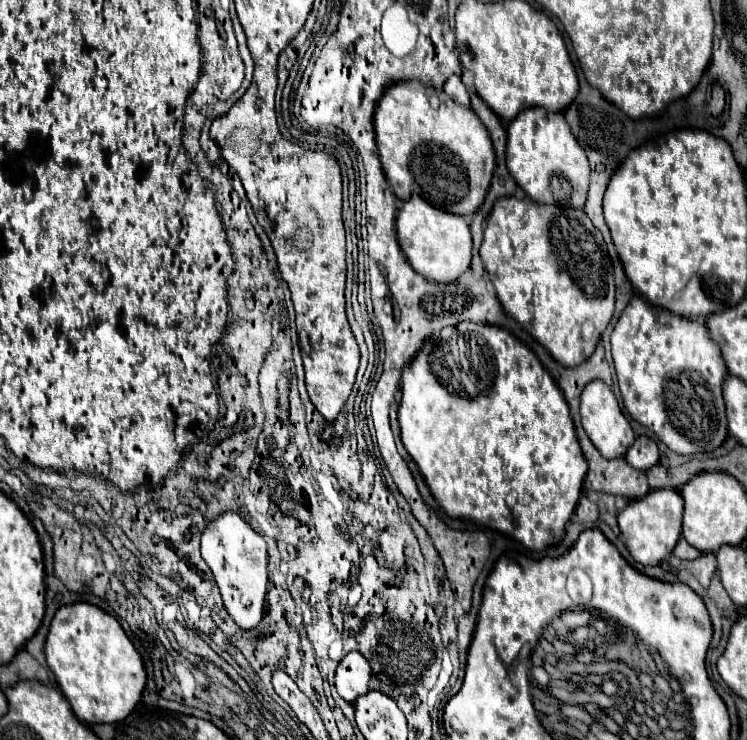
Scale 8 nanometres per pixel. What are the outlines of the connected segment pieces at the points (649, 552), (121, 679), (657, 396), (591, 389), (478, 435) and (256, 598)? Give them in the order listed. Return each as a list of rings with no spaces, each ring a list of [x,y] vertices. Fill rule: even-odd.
[[[670,489],[650,491],[646,497],[630,501],[626,509],[618,513],[618,525],[626,539],[626,547],[634,561],[642,565],[658,565],[664,557],[672,555],[680,535],[682,535],[682,495]]]
[[[74,603],[60,607],[52,619],[44,653],[64,697],[82,723],[118,723],[126,719],[142,699],[146,687],[142,655],[124,633],[118,619],[96,605]]]
[[[636,295],[614,325],[612,359],[624,407],[670,451],[678,455],[710,453],[724,443],[728,425],[722,383],[728,369],[704,323],[672,317]]]
[[[590,381],[580,397],[580,415],[582,415],[582,427],[586,431],[586,435],[590,437],[590,441],[594,443],[594,447],[602,453],[602,457],[606,459],[616,459],[622,457],[626,453],[626,449],[634,443],[634,431],[628,423],[628,419],[624,417],[614,393],[610,391],[610,387],[604,381]]]
[[[460,323],[456,327],[448,327],[446,333],[442,335],[442,341],[426,341],[424,351],[420,351],[414,361],[404,367],[402,373],[402,401],[398,409],[398,421],[402,429],[402,443],[410,457],[416,461],[420,467],[420,473],[424,475],[432,495],[440,503],[440,507],[450,515],[450,517],[466,517],[474,519],[490,529],[496,529],[500,533],[514,533],[510,537],[522,541],[528,549],[546,549],[546,547],[556,547],[564,535],[566,535],[566,523],[570,515],[574,513],[580,493],[582,493],[582,481],[588,471],[586,459],[582,455],[582,449],[578,445],[578,437],[574,431],[574,423],[568,413],[568,405],[564,401],[564,395],[552,375],[544,369],[544,365],[538,361],[538,357],[514,335],[510,335],[506,329],[496,327],[496,325],[478,325],[478,323]]]
[[[224,511],[204,527],[200,549],[220,587],[230,617],[242,629],[256,627],[264,615],[264,597],[268,591],[268,553],[264,537],[256,533],[238,513]]]

